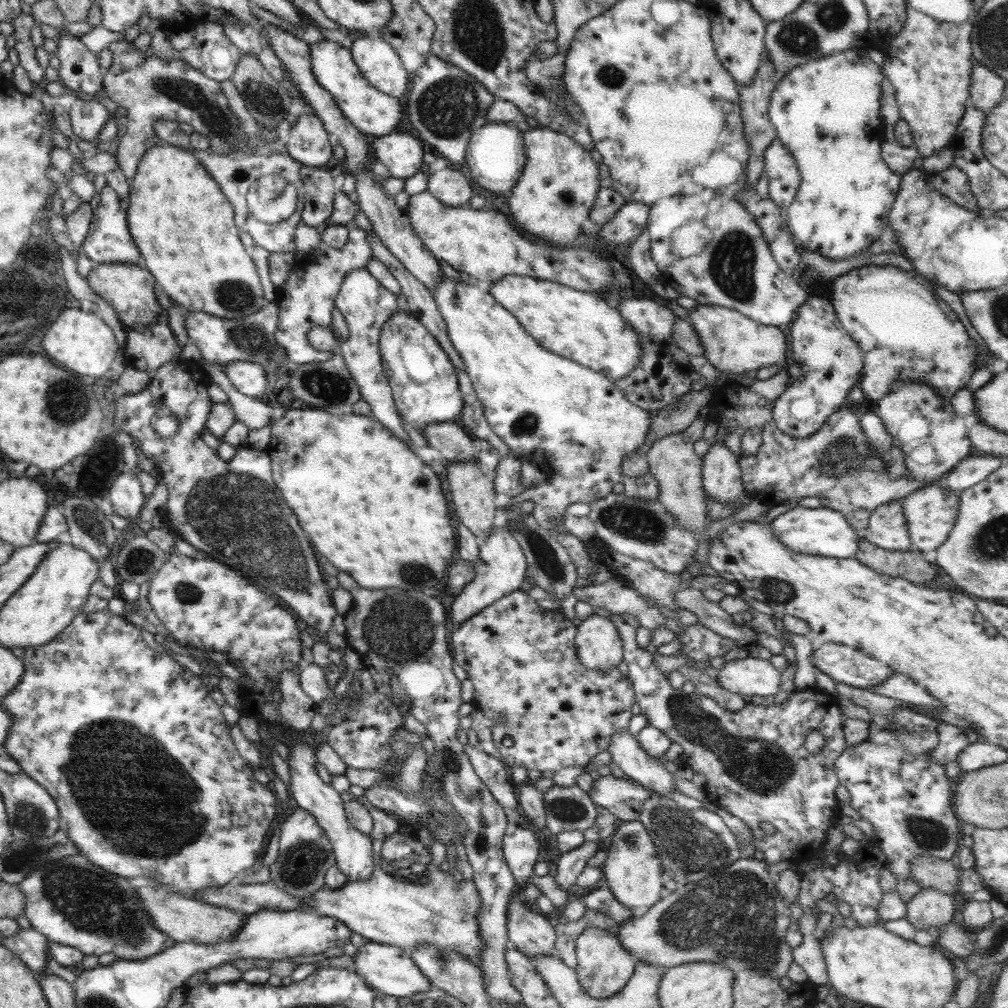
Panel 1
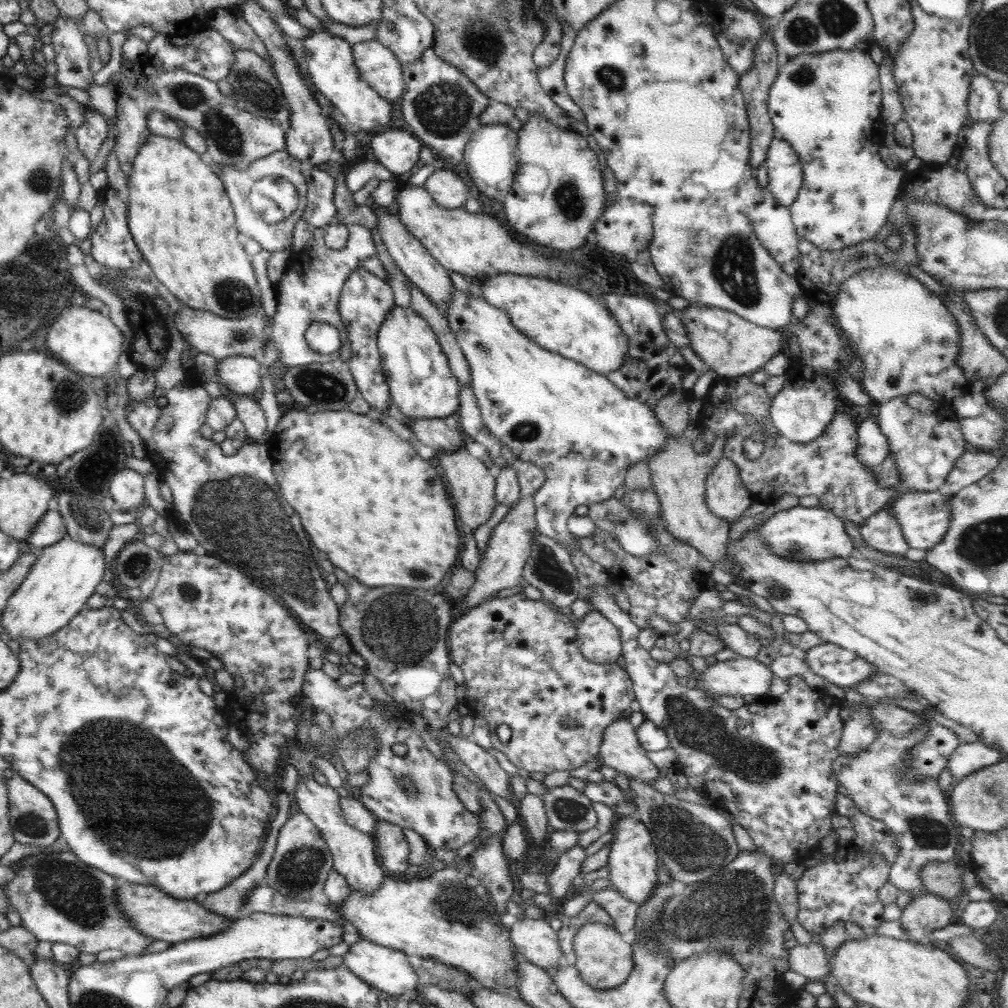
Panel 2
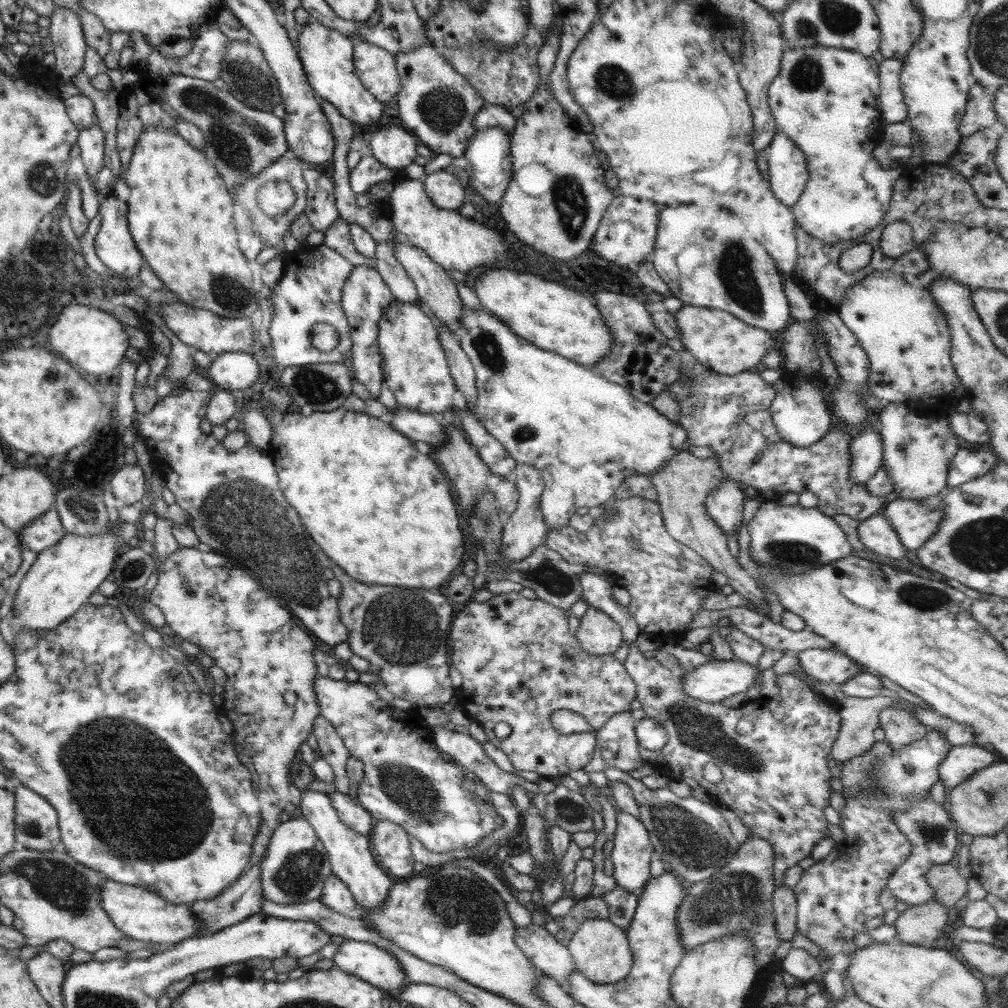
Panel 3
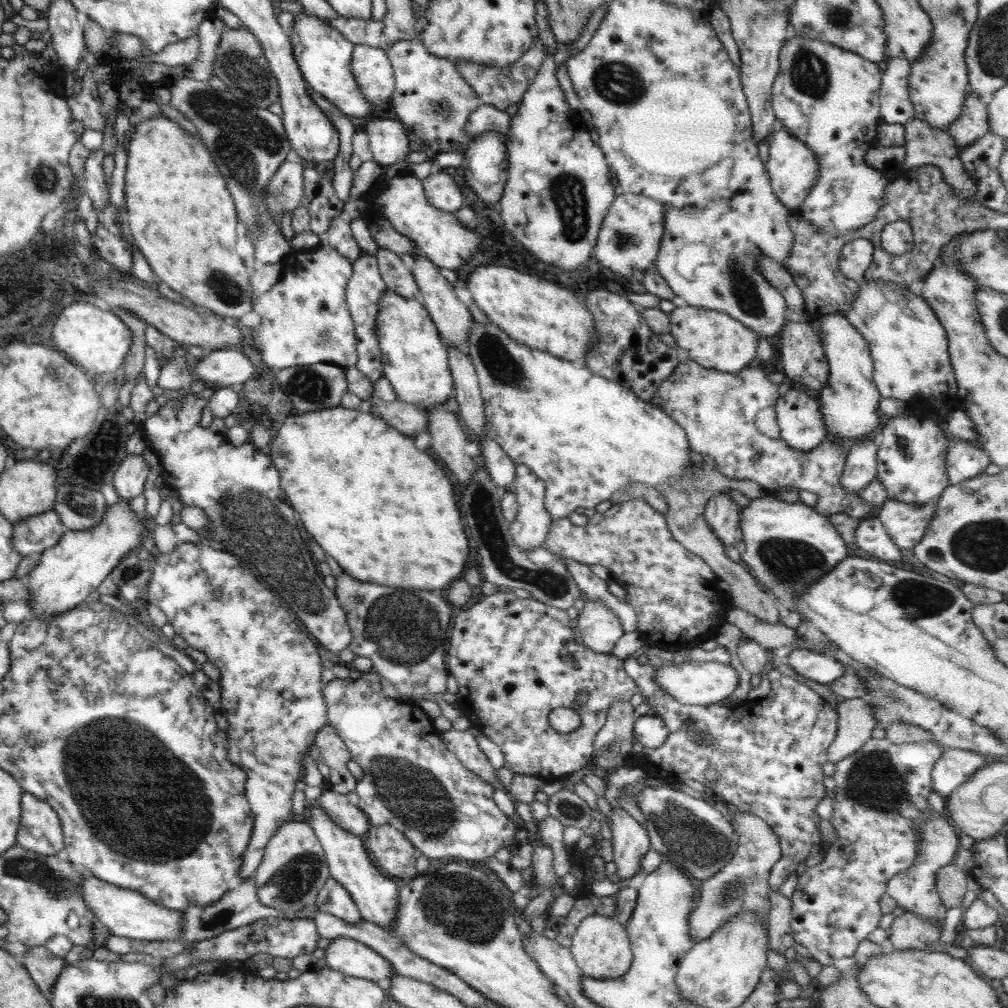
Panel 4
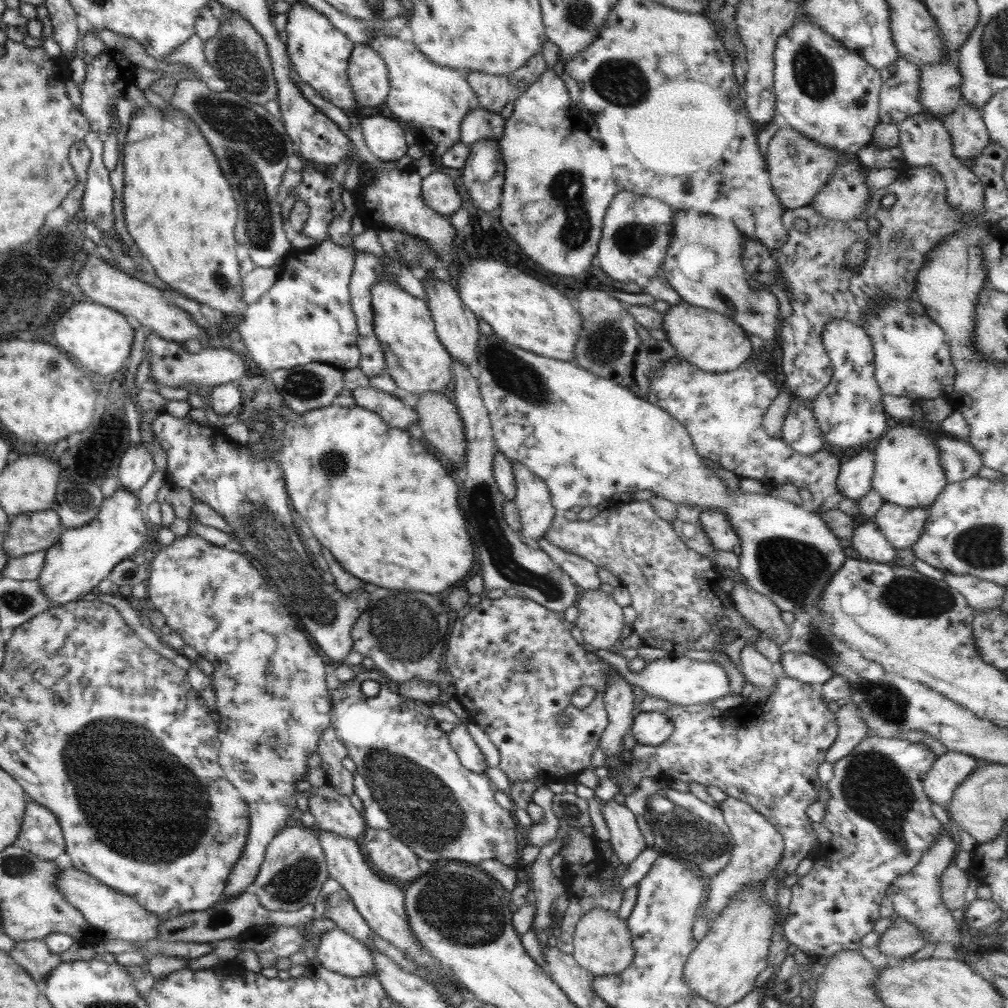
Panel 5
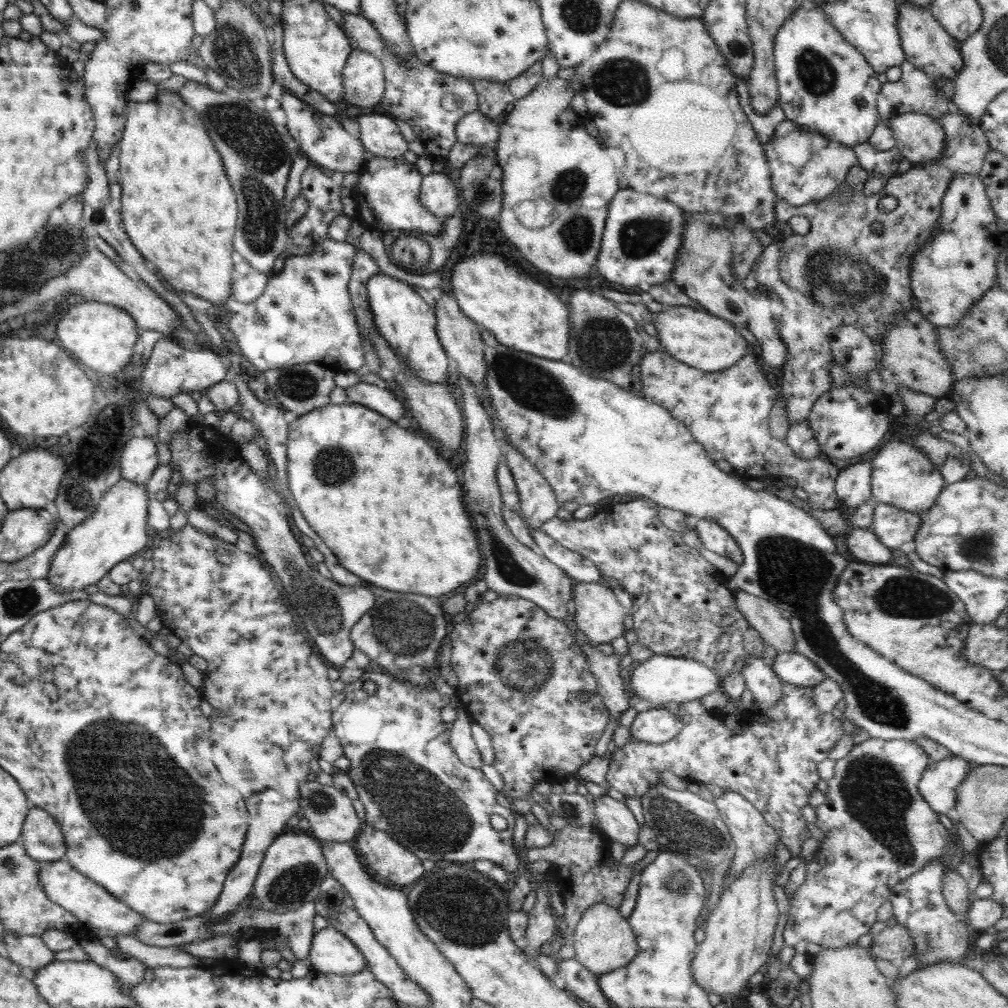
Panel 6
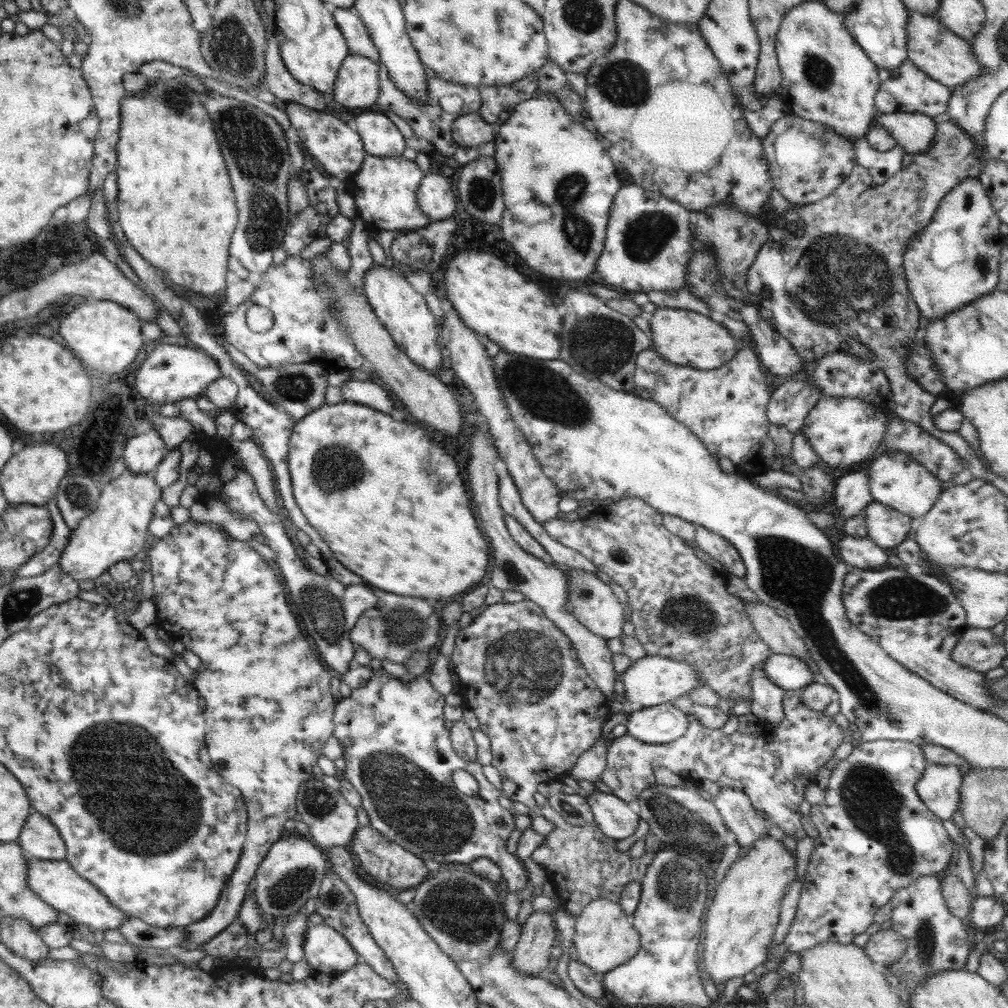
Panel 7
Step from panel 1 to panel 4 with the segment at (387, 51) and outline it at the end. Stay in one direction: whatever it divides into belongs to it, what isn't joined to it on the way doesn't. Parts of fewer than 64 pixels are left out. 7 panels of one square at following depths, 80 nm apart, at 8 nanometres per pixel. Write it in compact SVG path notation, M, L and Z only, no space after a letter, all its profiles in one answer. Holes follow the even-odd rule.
M354 45L351 67L359 91L370 104L386 102L392 96L395 78L390 59L383 48Z

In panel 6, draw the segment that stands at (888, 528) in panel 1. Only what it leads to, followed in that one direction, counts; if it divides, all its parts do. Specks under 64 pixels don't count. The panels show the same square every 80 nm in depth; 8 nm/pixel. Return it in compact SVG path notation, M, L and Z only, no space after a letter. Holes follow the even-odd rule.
M851 528L848 532L847 536L844 537L846 540L846 545L840 546L847 546L843 549L843 552L849 557L849 559L856 560L858 562L868 563L869 565L884 565L884 564L891 564L892 563L892 551L887 546L884 546L884 543L880 542L880 539L869 529L867 528L864 530L863 528Z

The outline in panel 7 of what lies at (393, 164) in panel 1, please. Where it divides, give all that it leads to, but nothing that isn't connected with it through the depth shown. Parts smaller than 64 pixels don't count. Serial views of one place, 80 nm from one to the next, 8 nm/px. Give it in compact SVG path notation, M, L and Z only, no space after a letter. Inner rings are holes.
M361 113L355 118L355 126L366 153L378 157L401 156L404 153L406 140L384 113Z

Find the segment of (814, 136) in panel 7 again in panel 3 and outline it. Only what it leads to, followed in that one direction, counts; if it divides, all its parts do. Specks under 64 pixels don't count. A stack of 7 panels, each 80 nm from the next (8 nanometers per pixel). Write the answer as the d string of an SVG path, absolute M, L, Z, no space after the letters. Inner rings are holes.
M779 129L763 153L767 158L768 182L774 197L784 206L794 207L808 182L804 153Z

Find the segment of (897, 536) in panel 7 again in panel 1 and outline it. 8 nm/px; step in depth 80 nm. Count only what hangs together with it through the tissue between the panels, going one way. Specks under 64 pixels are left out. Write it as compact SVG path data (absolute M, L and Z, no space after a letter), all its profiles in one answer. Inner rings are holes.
M941 484L926 485L901 498L901 508L903 508L908 534L914 548L925 552L936 550L942 545L956 522L959 506L959 492Z

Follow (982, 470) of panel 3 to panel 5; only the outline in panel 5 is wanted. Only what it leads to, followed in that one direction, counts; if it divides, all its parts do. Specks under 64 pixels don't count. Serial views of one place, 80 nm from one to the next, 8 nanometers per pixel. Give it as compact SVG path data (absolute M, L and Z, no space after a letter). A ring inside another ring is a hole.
M942 434L935 438L935 444L939 448L940 466L948 483L960 482L978 474L983 460L966 440Z

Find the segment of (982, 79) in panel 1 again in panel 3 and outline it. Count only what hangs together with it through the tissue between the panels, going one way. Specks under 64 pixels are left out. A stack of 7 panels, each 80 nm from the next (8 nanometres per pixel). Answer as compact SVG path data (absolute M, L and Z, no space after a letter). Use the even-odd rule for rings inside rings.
M975 82L969 90L966 110L959 124L961 136L972 135L979 129L996 126L998 123L993 100L986 92L988 89Z

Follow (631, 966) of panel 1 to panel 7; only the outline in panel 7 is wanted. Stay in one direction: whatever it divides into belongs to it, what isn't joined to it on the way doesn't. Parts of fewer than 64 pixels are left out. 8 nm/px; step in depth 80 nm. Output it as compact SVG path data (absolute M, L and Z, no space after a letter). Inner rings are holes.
M606 898L590 902L575 918L575 935L573 941L573 956L594 972L604 974L630 960L640 948L639 934L635 926L632 926L631 916L628 916L619 904L612 902L612 900L606 900Z

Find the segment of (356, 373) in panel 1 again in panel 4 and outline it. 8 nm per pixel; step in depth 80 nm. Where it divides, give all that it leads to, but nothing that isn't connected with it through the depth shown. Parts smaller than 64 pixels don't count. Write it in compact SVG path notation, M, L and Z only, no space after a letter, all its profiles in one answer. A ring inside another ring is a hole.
M362 252L353 262L353 274L347 283L346 302L354 323L355 337L357 340L357 363L355 366L373 384L384 374L384 358L377 339L375 318L376 314L378 314L379 300L386 291L388 291L387 286L380 276L376 257Z

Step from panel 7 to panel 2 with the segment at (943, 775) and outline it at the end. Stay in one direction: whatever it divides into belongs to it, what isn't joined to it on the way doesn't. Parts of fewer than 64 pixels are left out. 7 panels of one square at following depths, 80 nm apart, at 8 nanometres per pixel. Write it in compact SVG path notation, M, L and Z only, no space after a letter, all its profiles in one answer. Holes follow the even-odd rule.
M979 741L960 743L950 756L947 767L955 780L962 780L982 768L991 766L1002 760L1002 752L996 748L985 746Z

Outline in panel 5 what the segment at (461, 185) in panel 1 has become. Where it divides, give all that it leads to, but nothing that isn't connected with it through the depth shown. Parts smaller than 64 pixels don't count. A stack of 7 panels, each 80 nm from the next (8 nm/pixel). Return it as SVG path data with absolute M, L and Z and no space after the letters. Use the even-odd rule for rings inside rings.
M433 171L423 178L421 191L424 203L444 217L449 217L463 206L454 180L442 172Z

